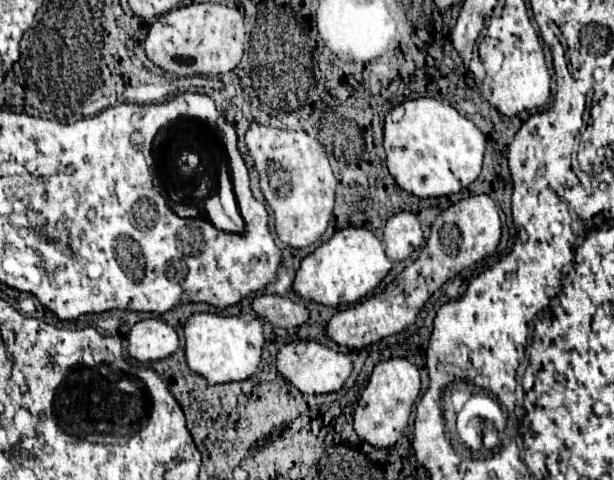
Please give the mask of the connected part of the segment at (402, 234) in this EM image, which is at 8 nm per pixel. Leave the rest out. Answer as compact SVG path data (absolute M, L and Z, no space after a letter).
M399 212L387 220L383 238L385 238L387 256L393 262L405 260L423 244L421 224L415 214Z

